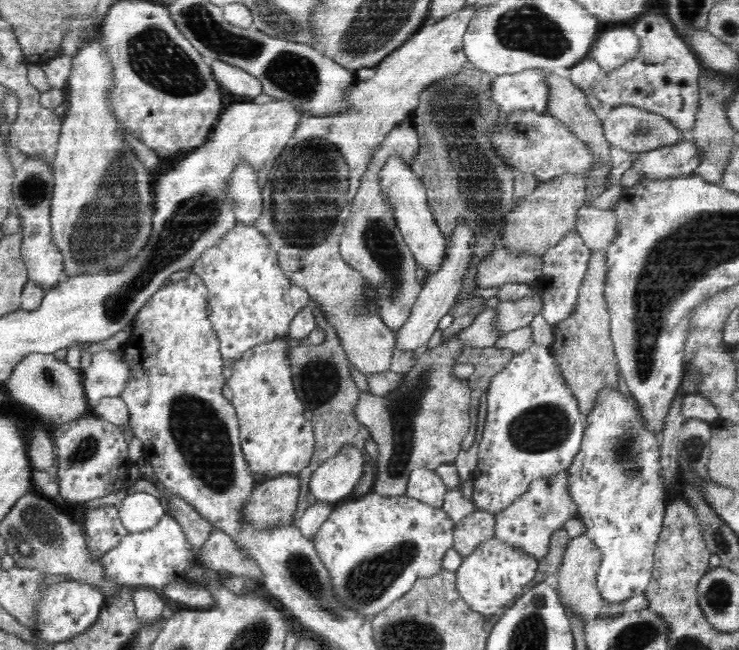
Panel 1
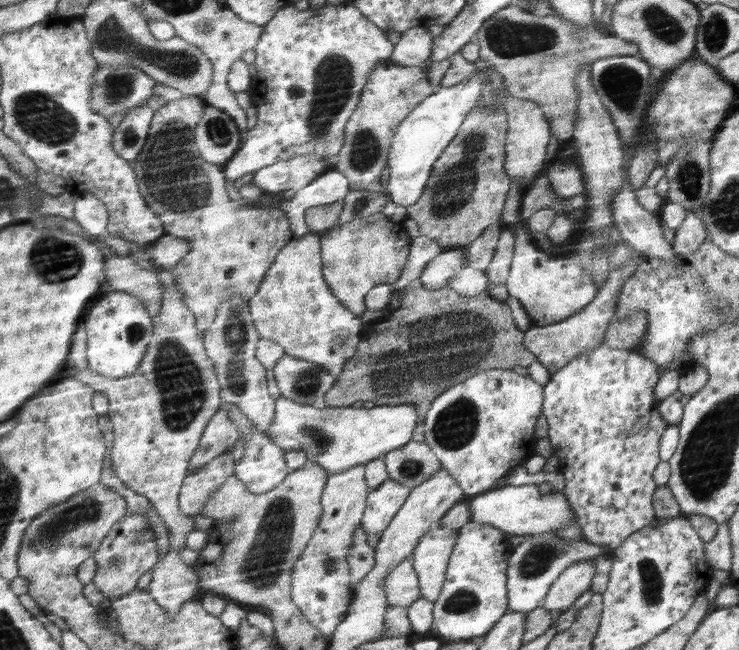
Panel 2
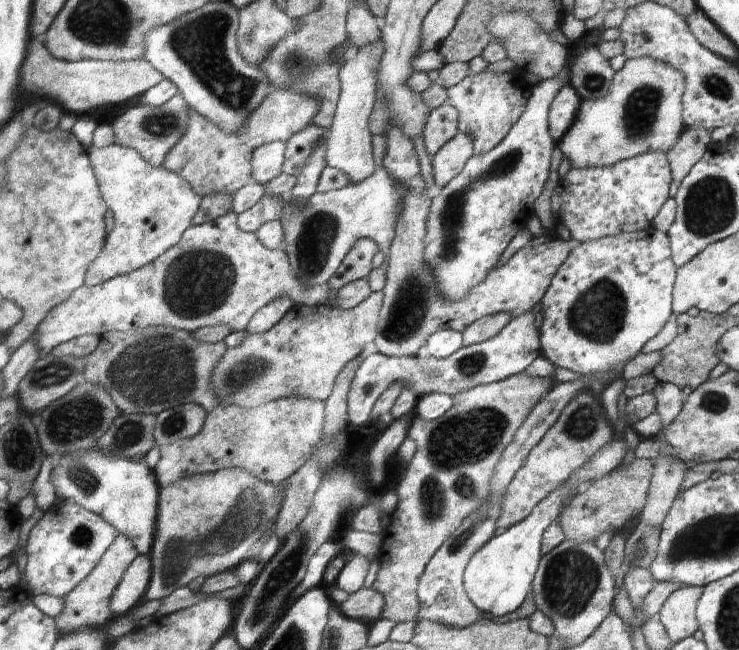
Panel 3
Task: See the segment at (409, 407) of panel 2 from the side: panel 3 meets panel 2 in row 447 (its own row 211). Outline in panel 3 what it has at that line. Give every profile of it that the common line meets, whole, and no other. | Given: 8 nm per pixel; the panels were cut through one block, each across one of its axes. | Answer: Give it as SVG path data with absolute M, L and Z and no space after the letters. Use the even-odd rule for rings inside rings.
M378 165L377 171L362 184L348 184L340 190L322 194L315 192L304 206L294 206L286 192L276 192L268 188L268 183L263 184L262 188L265 196L274 196L285 205L280 220L285 230L282 249L289 253L289 259L302 288L316 288L320 284L328 283L357 241L370 238L384 254L385 261L380 268L372 269L367 278L372 291L383 290L386 284L388 256L396 238L398 216L402 212L402 198L406 194L406 190L398 186L397 181L386 172L384 166Z

